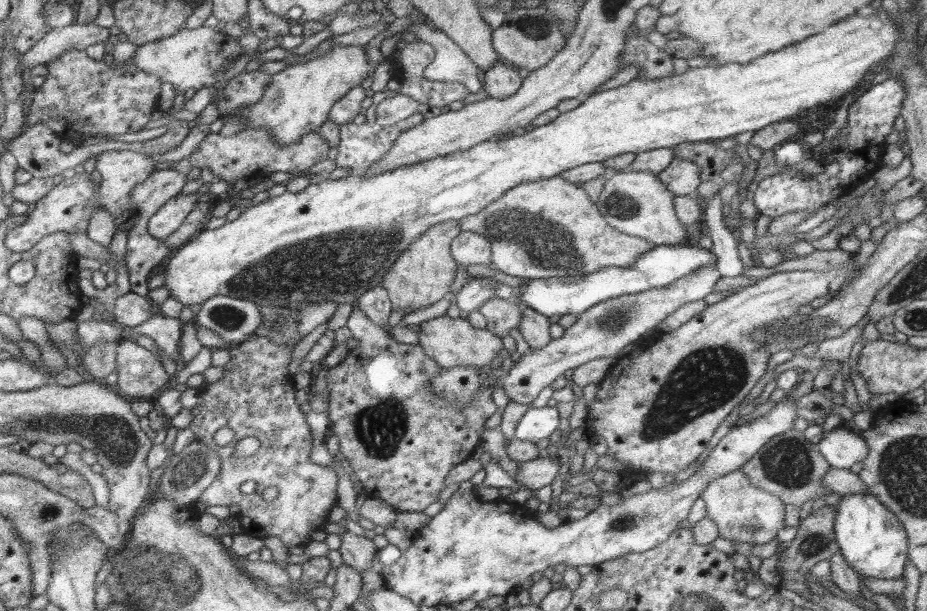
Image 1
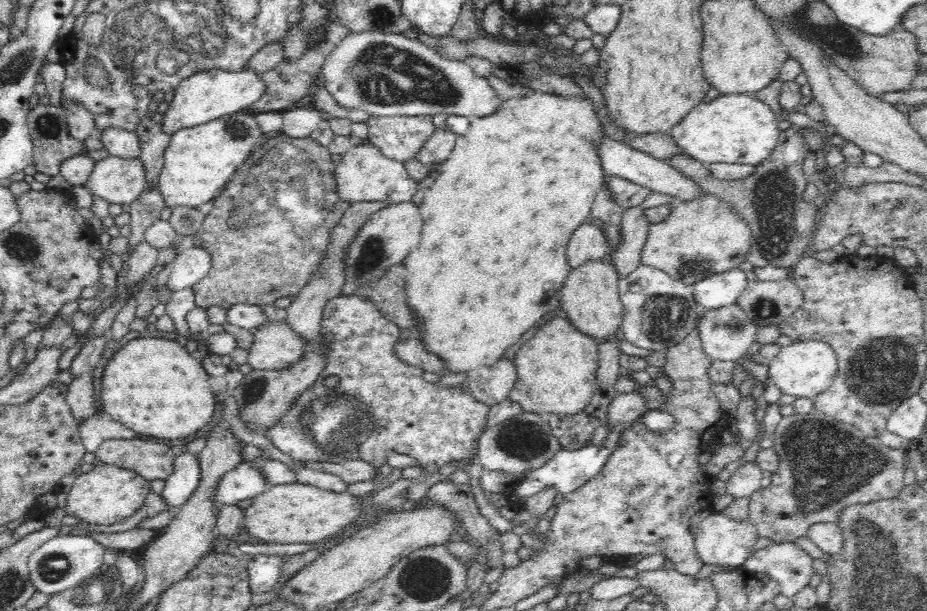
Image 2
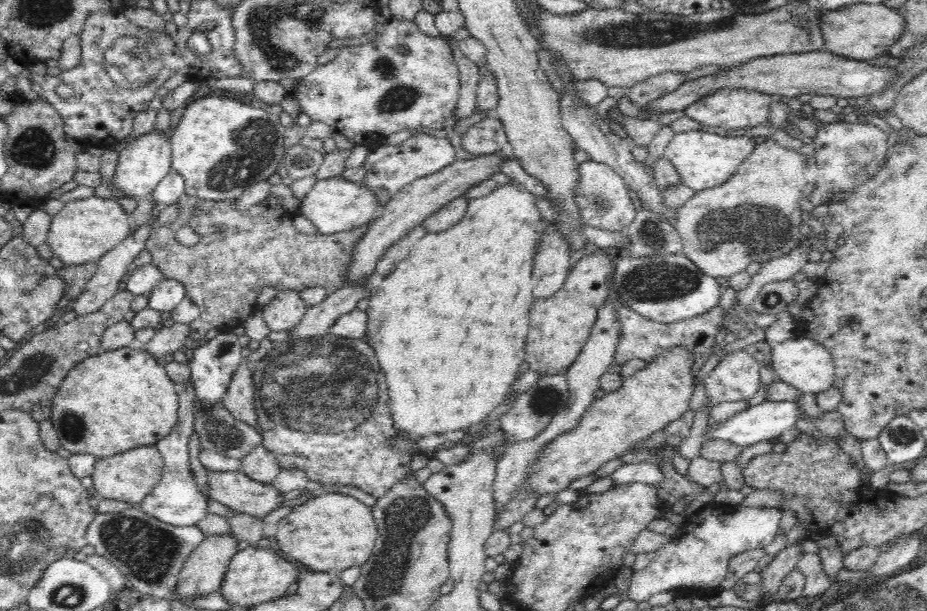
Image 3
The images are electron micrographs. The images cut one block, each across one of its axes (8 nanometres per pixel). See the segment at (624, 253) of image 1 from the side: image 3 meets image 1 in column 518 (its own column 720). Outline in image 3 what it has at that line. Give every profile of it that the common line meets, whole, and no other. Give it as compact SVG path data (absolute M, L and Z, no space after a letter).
M768 138L767 141L757 144L752 151L752 154L750 154L742 164L740 164L738 170L736 170L736 172L724 184L718 185L717 187L699 190L691 200L688 200L688 202L684 203L681 208L678 208L678 212L676 212L676 224L674 224L674 227L683 241L682 253L686 257L690 258L690 261L694 262L694 264L704 272L704 274L713 278L730 278L734 276L734 274L738 274L738 272L746 271L751 262L762 264L773 260L773 258L778 258L780 256L784 256L784 254L788 254L788 252L792 252L792 250L800 244L802 239L802 210L800 200L804 198L802 192L804 192L804 188L808 186L805 177L807 158L808 156L804 157L804 155L796 149L786 149L785 147L781 147L772 138Z

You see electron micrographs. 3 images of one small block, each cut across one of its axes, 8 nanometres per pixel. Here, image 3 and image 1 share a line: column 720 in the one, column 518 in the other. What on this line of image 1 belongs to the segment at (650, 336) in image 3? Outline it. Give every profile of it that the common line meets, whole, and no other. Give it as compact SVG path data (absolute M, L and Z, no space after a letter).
M492 297L480 306L479 311L486 317L485 328L501 339L510 336L511 328L519 328L522 320L522 306L518 307L512 300Z

